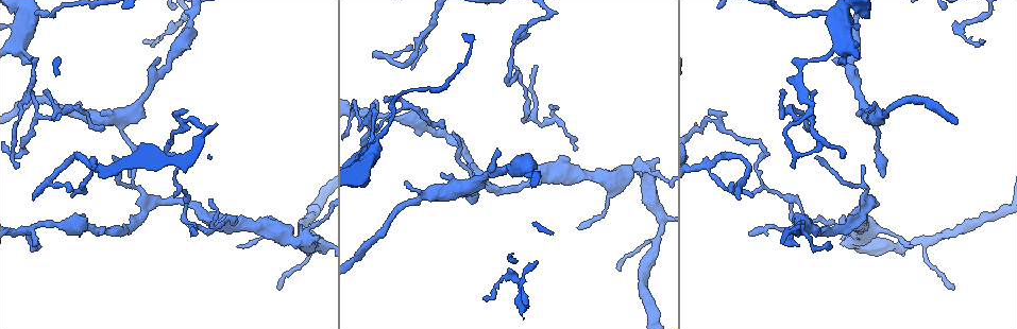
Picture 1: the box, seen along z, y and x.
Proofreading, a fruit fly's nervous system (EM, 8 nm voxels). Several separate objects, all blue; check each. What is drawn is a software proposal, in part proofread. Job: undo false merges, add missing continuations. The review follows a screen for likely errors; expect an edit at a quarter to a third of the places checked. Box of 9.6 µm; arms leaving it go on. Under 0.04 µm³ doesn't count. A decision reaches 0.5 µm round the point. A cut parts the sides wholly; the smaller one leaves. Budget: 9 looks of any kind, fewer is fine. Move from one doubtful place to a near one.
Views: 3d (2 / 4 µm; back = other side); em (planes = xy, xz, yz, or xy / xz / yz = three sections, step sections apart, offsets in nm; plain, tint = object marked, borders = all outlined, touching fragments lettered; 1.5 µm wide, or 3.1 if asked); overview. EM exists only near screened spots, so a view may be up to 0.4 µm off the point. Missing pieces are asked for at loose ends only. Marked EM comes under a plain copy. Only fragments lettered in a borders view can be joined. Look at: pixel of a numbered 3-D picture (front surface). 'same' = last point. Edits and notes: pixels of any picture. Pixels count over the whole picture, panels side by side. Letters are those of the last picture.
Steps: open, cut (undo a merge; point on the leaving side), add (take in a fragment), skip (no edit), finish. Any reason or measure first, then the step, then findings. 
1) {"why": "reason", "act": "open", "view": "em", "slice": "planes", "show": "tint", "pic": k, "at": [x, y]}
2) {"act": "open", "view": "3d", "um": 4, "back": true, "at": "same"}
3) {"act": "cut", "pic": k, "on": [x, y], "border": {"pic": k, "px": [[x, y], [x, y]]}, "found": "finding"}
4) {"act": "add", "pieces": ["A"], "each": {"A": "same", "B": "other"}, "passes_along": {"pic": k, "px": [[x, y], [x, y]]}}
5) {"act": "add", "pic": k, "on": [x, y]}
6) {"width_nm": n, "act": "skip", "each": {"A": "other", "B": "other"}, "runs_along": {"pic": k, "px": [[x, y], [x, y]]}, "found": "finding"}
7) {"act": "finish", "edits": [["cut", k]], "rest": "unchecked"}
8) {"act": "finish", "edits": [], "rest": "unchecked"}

{"why": "tapers out", "act": "open", "view": "em", "slice": "xy", "step": 4, "show": "borders", "pic": 1, "at": [102, 130]}

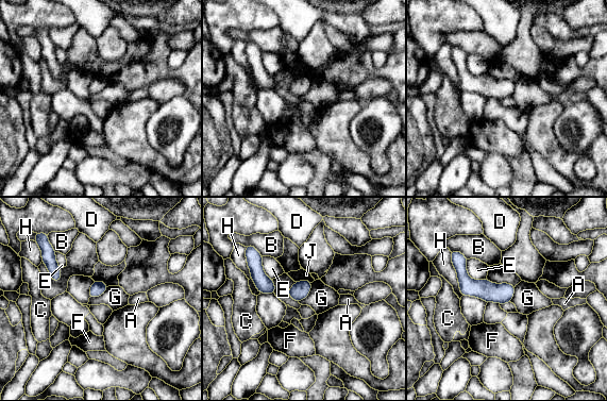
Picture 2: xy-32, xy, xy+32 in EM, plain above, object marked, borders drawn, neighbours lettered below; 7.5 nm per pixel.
{"act": "skip", "each": {"A": "other", "B": "other", "C": "other", "D": "other", "E": "other", "F": "other", "G": "other", "H": "other", "J": "other"}, "found": "no lettered fragment goes on from it"}

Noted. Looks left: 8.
{"why": "calibre changes", "act": "open", "view": "em", "slice": "xy", "step": 8, "show": "borders", "pic": 1, "at": [839, 41]}

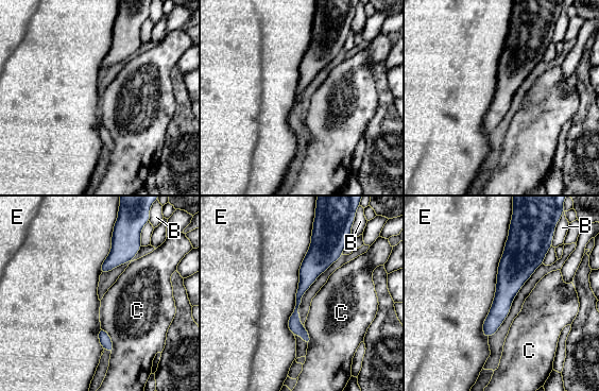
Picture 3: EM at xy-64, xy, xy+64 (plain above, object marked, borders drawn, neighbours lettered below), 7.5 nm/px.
{"act": "open", "view": "em", "slice": "yz", "step": 8, "show": "borders", "at": "same"}

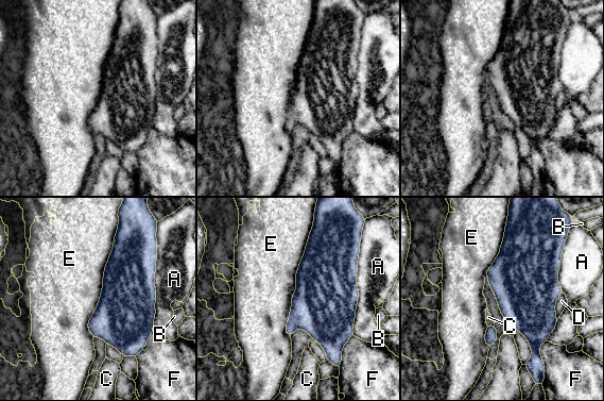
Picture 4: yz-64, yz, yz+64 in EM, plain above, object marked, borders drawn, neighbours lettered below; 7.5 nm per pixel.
{"longest_contact_nm": ["E", 850], "act": "skip", "each": {"A": "other", "B": "other", "C": "other", "D": "other", "E": "other", "F": "other"}, "border": {"pic": 4, "px": [[313, 226], [296, 272], [289, 337]]}, "found": "one neuron here"}

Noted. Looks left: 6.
{"why": "branch stops here", "act": "open", "view": "3d", "um": 2, "pic": 1, "at": [385, 100]}

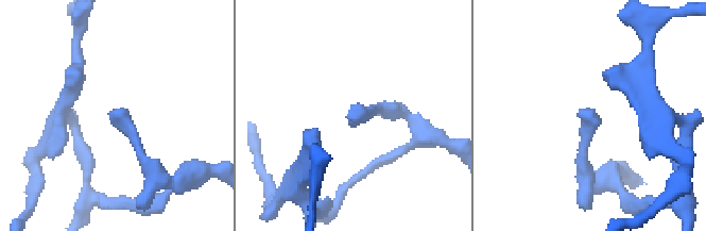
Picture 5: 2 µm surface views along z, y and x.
{"act": "open", "view": "em", "slice": "yz", "step": 8, "show": "borders", "pic": 5, "at": [348, 116]}

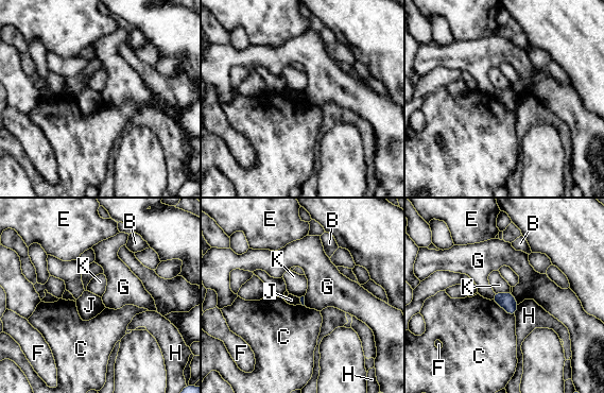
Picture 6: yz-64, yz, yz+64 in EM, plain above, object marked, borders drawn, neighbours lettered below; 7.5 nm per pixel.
{"why": "cut it another way", "act": "open", "view": "em", "slice": "planes", "show": "borders", "at": "same"}

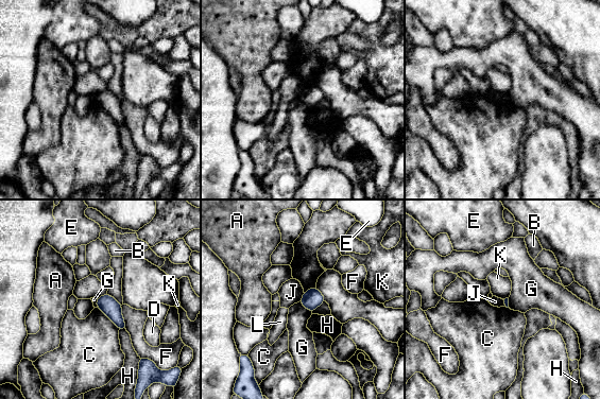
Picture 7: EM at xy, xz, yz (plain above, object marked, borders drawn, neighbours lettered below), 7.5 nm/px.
{"act": "skip", "each": {"A": "other", "B": "other", "C": "other", "D": "other", "E": "other", "F": "other", "G": "other", "H": "other", "J": "other", "K": "other", "L": "other"}, "border": {"pic": 7, "px": [[300, 301], [311, 313]]}, "found": "none of them fits"}

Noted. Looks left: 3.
{"why": "sharp bend", "act": "open", "view": "em", "slice": "yz", "step": 8, "show": "tint", "pic": 1, "at": [701, 129]}

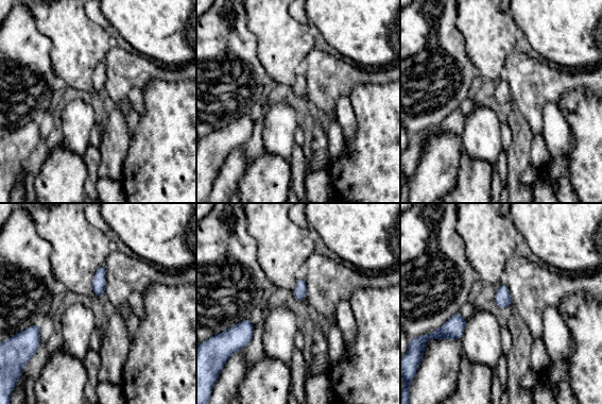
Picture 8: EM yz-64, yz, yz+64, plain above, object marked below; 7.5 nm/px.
{"act": "open", "view": "em", "slice": "planes", "show": "borders", "at": "same"}

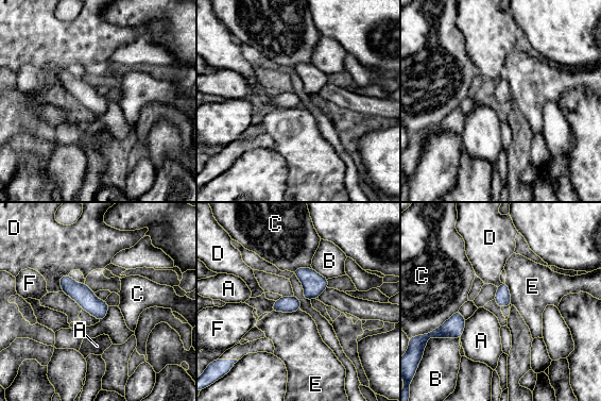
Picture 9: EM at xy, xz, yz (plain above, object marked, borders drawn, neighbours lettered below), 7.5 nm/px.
{"act": "skip", "each": {"A": "other", "B": "other", "C": "other", "D": "other", "E": "other", "F": "other"}, "found": "all the same neuron"}

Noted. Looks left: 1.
{"act": "finish", "edits": [], "rest": "unchecked"}

